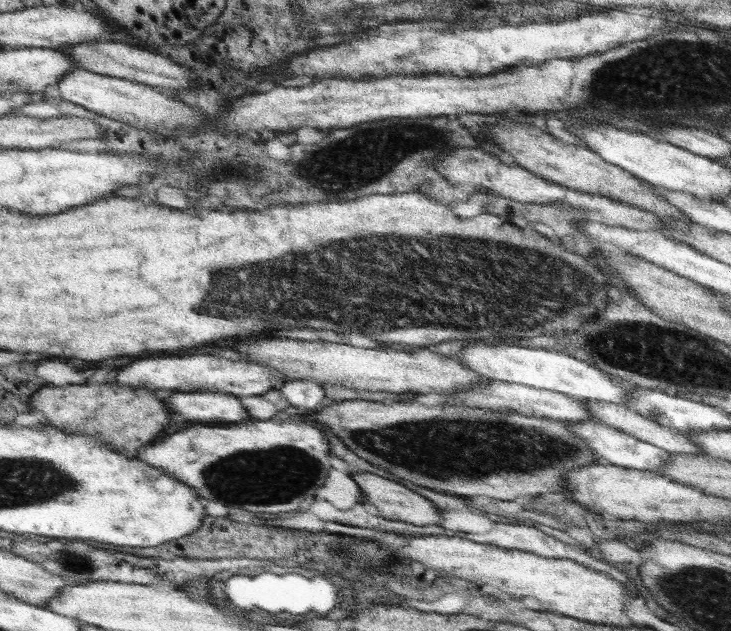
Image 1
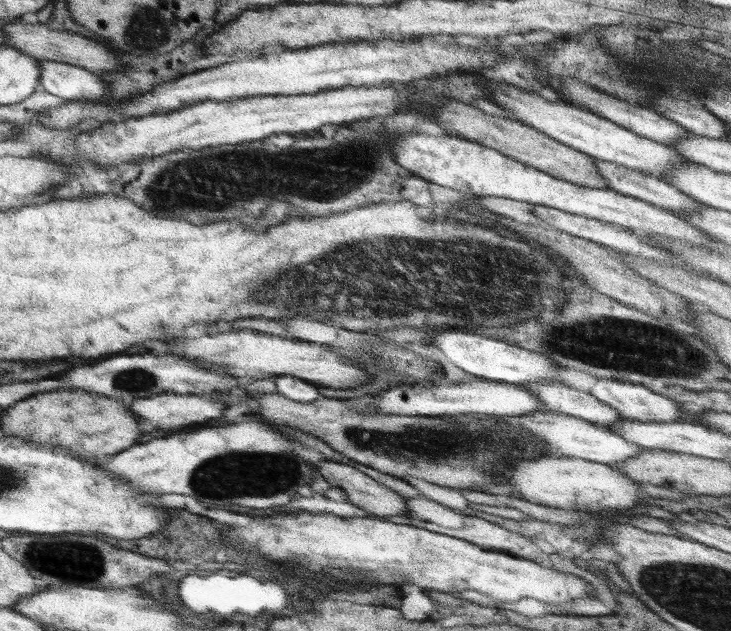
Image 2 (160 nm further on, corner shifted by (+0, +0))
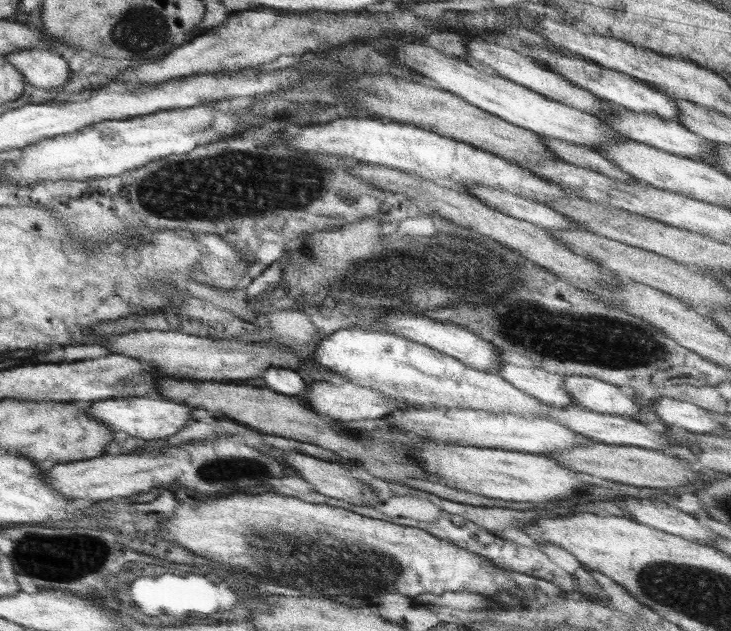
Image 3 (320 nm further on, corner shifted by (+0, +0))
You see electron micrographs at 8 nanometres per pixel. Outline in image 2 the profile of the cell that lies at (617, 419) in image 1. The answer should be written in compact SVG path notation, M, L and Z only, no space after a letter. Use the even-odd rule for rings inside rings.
M532 382L532 384L521 384L521 387L531 392L548 411L570 414L602 426L624 419L630 421L630 418L625 418L590 393L572 389L564 384Z

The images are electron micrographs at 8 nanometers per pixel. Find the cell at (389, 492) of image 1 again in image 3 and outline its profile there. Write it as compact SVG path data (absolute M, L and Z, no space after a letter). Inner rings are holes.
M303 453L285 454L282 458L286 458L284 463L291 469L295 468L299 476L320 494L366 507L382 503L367 484L353 478L353 474L339 464Z

